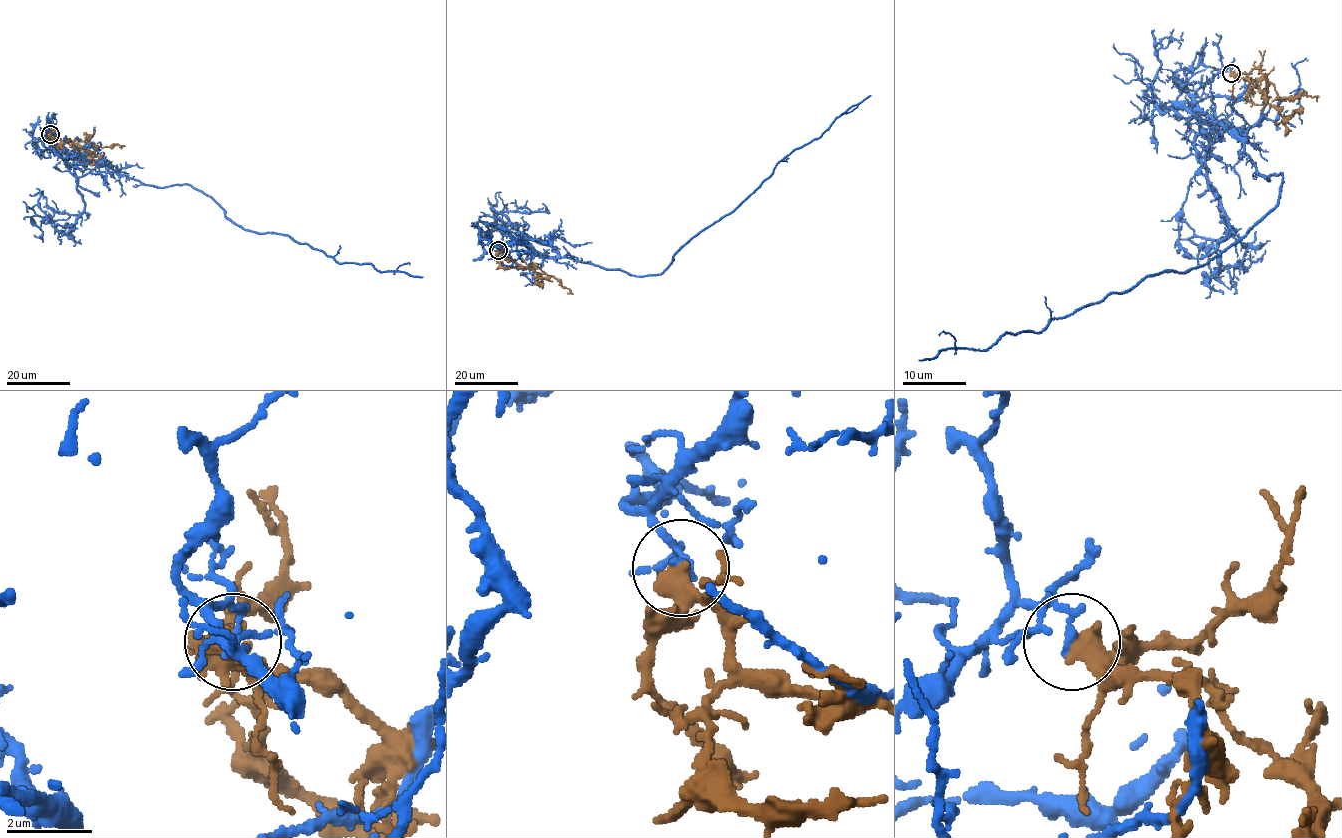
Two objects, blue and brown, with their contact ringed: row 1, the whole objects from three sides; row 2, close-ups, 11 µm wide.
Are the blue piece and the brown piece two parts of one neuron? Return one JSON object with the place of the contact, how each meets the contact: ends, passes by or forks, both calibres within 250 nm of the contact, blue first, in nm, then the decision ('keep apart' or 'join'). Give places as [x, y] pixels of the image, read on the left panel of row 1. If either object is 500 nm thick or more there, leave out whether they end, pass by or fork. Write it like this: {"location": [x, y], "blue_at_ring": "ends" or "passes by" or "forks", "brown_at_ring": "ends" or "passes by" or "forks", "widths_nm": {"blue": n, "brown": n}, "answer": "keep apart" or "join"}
{"location": [50, 134], "blue_at_ring": "passes by", "brown_at_ring": "passes by", "widths_nm": {"blue": 120, "brown": 420}, "answer": "keep apart"}

